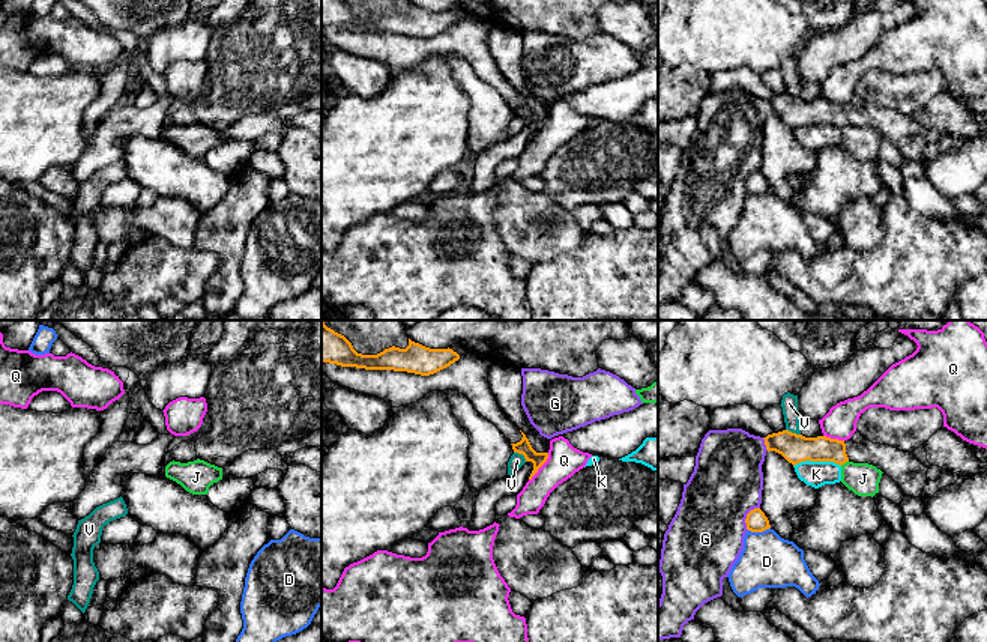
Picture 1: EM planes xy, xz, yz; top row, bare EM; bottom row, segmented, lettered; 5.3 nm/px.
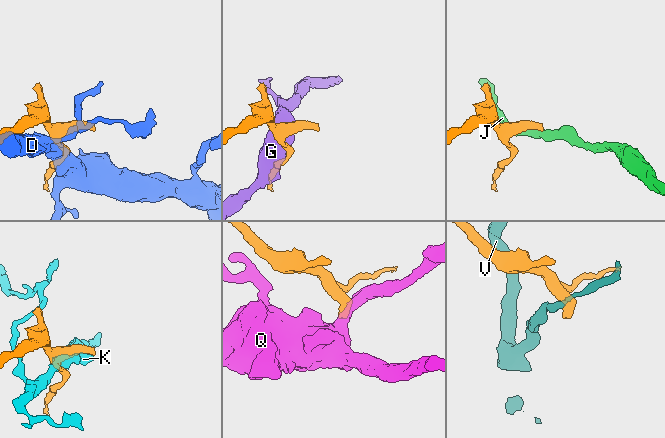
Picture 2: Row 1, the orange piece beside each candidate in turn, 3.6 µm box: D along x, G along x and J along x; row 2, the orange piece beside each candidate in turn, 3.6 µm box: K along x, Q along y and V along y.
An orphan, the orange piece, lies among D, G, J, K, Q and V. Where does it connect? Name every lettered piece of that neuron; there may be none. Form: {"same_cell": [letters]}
{"same_cell": []}

